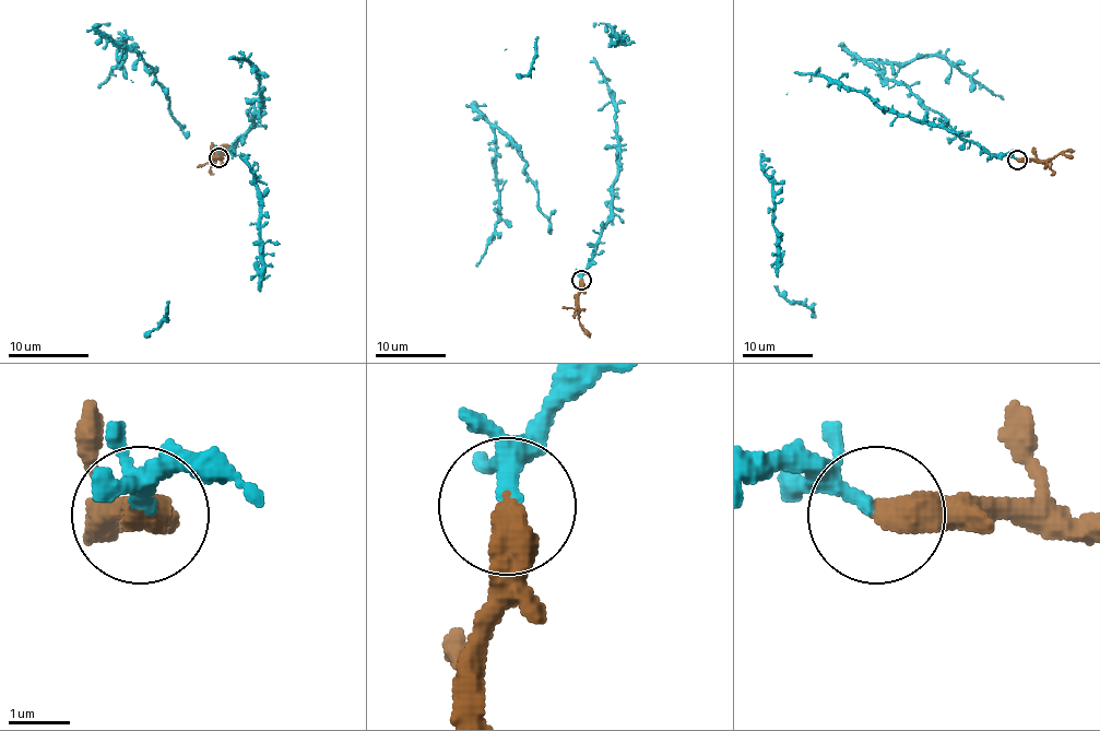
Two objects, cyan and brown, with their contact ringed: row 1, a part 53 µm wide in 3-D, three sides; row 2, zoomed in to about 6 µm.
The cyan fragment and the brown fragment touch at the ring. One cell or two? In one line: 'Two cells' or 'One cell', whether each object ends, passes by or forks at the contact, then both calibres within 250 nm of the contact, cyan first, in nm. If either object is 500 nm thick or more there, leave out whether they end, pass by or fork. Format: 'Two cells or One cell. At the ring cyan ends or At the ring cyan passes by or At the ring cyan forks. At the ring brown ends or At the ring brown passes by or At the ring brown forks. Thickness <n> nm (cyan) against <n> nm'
One cell. Thickness 200 nm (cyan) against 550 nm

